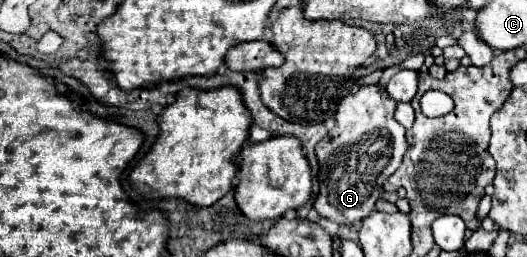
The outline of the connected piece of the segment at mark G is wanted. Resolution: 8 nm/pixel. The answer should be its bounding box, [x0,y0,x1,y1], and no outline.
[314,84,406,226]

